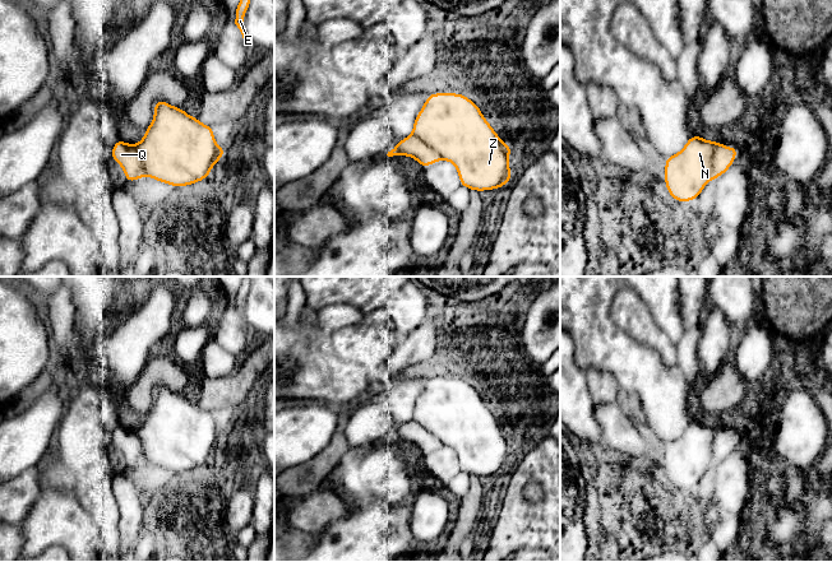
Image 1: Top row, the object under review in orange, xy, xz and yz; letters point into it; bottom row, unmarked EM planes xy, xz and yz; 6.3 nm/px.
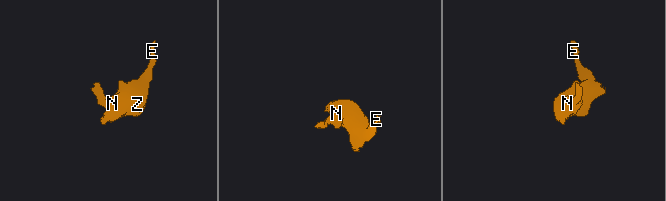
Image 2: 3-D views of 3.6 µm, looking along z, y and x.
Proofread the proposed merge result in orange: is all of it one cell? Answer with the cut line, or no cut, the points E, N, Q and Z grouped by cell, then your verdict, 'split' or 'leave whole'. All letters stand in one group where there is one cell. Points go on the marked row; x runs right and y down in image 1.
yz (720, 143), (712, 157), (712, 177) | E N Z / Q | split

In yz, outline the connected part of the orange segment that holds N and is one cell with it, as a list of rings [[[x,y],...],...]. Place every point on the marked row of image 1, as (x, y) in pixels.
[[[692,135],[684,148],[665,161],[665,186],[678,203],[698,199],[704,186],[713,180],[712,157],[722,141],[709,141],[699,135]]]

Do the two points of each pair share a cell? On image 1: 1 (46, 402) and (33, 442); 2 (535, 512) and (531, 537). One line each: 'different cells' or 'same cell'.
1: same cell
2: same cell

